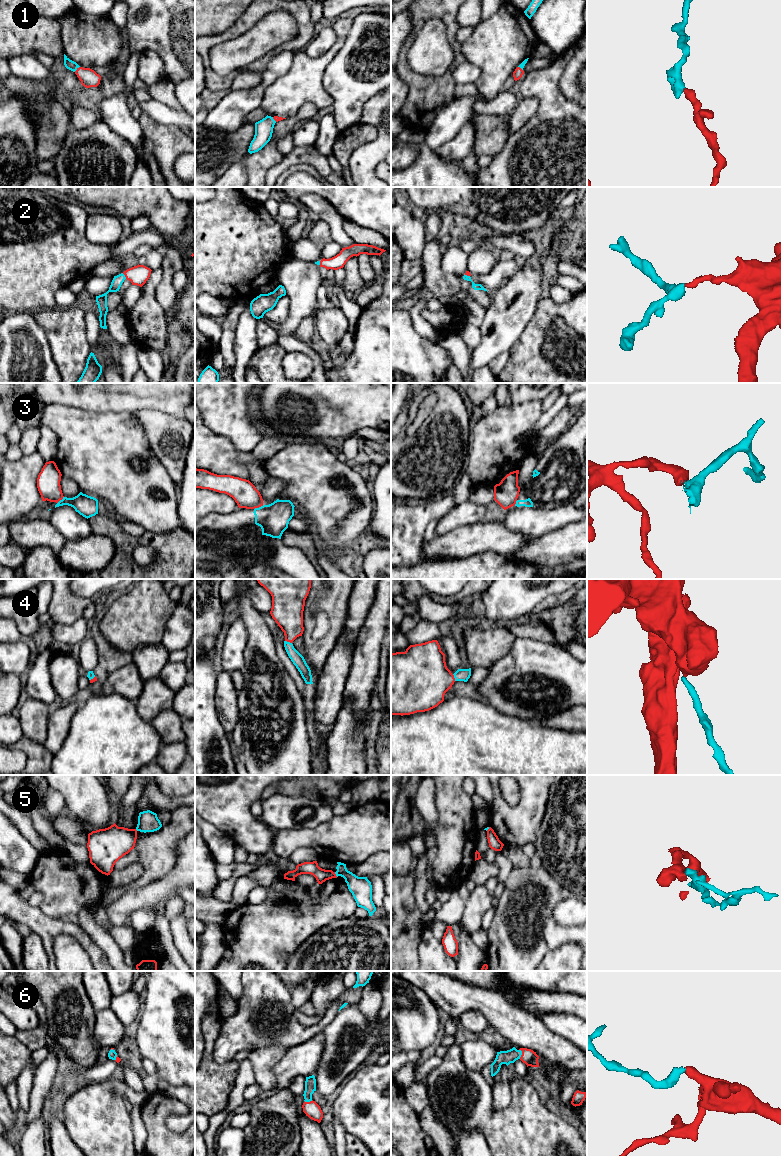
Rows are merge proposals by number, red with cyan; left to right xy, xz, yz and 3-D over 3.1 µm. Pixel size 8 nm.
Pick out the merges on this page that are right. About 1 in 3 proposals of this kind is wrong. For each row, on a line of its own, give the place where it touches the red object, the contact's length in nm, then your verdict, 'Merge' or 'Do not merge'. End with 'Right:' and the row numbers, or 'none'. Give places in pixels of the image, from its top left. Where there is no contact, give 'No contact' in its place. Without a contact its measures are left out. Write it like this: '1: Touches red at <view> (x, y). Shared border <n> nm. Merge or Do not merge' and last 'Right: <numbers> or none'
1: Touches red at xy (77, 69). Shared border 60 nm. Merge
2: Touches red at xy (125, 276). Shared border 60 nm. Merge
3: Touches red at xz (258, 507). Shared border 90 nm. Do not merge
4: Touches red at xz (288, 641). Shared border 60 nm. Merge
5: Touches red at xz (335, 874). Shared border 50 nm. Do not merge
6: Touches red at yz (522, 1054). Shared border 80 nm. Merge
Right: 1, 2, 4, 6

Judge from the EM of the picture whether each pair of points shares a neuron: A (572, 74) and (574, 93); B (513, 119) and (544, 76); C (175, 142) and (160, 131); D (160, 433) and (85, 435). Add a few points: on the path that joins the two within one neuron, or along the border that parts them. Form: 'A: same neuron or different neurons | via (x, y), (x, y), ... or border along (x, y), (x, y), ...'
A: same neuron | via (572, 79), (572, 88)
B: different neurons | border along (535, 96), (538, 108), (528, 120)
C: same neuron | via (171, 141), (164, 135)
D: different neurons | border along (132, 414), (141, 425), (150, 449), (155, 455)

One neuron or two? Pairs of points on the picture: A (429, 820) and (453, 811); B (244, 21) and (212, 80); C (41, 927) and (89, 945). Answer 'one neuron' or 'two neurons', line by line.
A: two neurons
B: one neuron
C: one neuron

